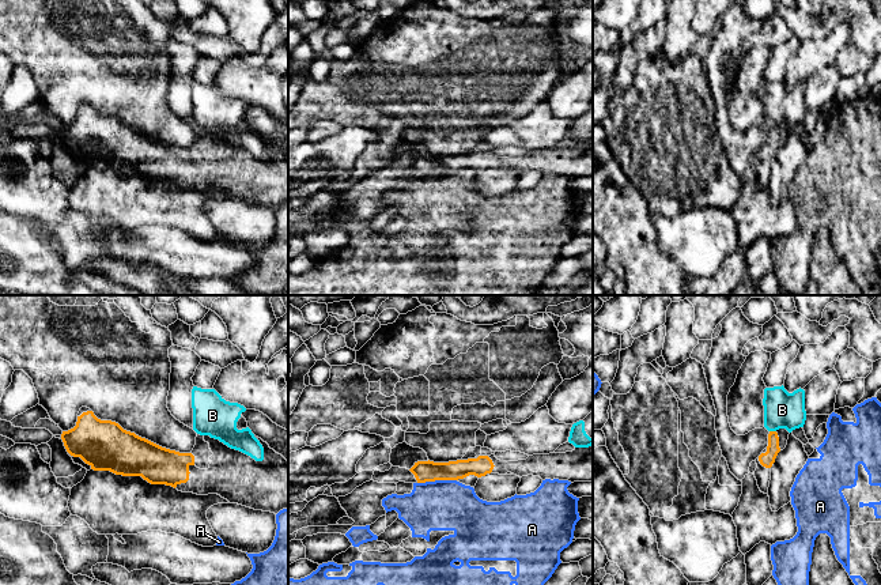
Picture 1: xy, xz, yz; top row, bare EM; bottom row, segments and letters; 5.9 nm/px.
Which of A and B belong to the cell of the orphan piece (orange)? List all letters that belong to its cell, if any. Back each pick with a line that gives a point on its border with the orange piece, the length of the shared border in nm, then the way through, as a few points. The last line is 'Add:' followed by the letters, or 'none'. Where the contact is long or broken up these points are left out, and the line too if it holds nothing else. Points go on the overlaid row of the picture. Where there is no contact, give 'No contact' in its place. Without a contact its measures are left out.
Add: none

